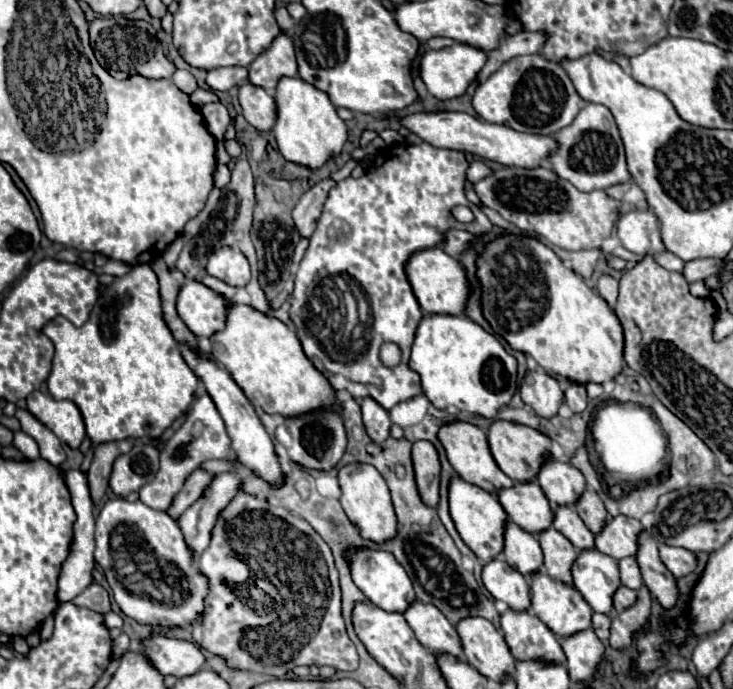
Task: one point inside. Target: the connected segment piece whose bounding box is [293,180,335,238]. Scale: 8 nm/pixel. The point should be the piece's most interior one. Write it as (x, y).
(305, 215)

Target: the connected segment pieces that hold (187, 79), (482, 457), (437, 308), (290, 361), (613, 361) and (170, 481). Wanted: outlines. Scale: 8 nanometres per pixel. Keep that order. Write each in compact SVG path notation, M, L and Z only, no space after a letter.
M177 70L177 72L171 76L171 80L173 80L175 86L177 86L179 90L183 90L185 94L193 94L195 88L197 88L195 78L193 78L187 70Z
M455 422L455 424L449 424L445 428L441 428L441 442L447 450L447 458L451 462L451 466L455 468L455 472L469 484L475 484L479 488L483 488L485 492L497 496L499 490L503 488L511 488L515 482L505 476L501 472L501 468L497 466L497 462L493 460L493 454L489 450L489 444L487 444L487 434L473 426L473 424L467 424L467 422Z
M429 248L429 250L421 250L421 252L413 254L409 258L409 264L407 264L407 276L409 276L409 282L413 286L415 298L425 314L459 316L465 312L467 298L471 292L467 272L459 260L451 258L441 248Z
M231 304L225 330L213 334L211 344L217 362L231 374L253 406L259 406L263 412L283 418L295 418L315 410L341 412L329 380L305 356L297 334L277 318L269 318L251 306Z
M507 234L485 246L477 258L477 268L477 276L483 286L483 316L513 350L533 356L533 360L549 374L563 376L577 384L603 384L623 372L623 326L619 318L579 274L563 266L551 248L535 238Z
M205 392L201 394L191 410L187 412L185 424L167 440L167 444L161 448L159 454L159 470L151 482L147 482L139 490L139 498L153 510L167 512L173 504L173 498L179 494L183 488L187 476L201 466L201 462L211 460L211 458L229 458L231 456L231 444L229 436L225 436L225 424L211 400L211 396Z

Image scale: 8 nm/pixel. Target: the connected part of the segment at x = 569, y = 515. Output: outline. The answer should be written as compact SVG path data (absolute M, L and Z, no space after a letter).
M557 508L553 528L559 530L577 550L589 550L595 546L595 536L573 508Z

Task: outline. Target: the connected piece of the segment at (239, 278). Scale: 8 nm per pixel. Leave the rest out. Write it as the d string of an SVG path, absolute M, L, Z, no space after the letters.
M229 246L219 248L209 256L207 274L223 280L229 286L245 286L251 278L249 262L245 260L245 256Z

